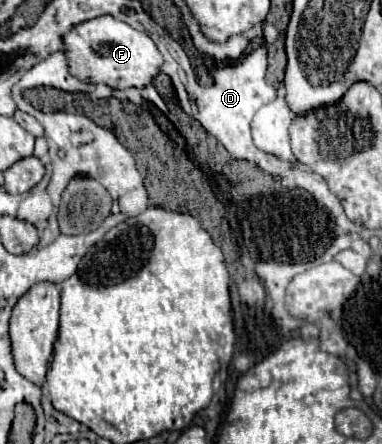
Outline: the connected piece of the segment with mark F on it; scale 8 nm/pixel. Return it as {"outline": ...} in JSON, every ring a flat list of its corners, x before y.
{"outline":[[99,16,75,26,63,42,67,46,71,72,81,80,93,80,115,90,127,90,131,86,143,88,151,84,161,72,163,56,153,40,145,32,135,30,113,16]]}

